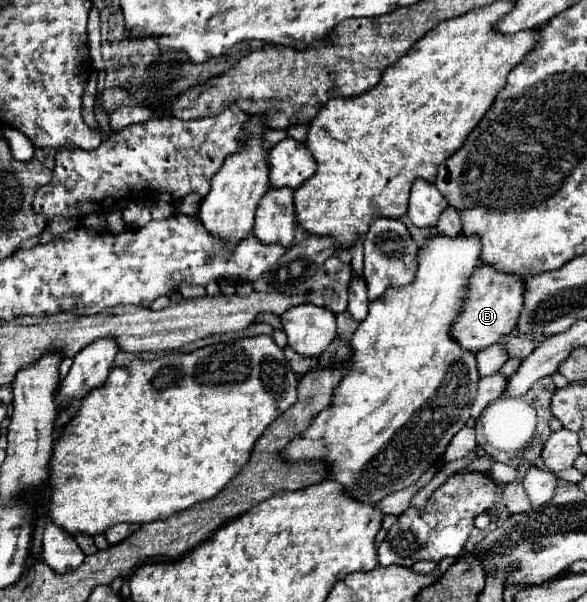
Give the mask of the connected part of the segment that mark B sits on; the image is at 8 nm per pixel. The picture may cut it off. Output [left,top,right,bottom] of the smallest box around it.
[452,265,526,351]

